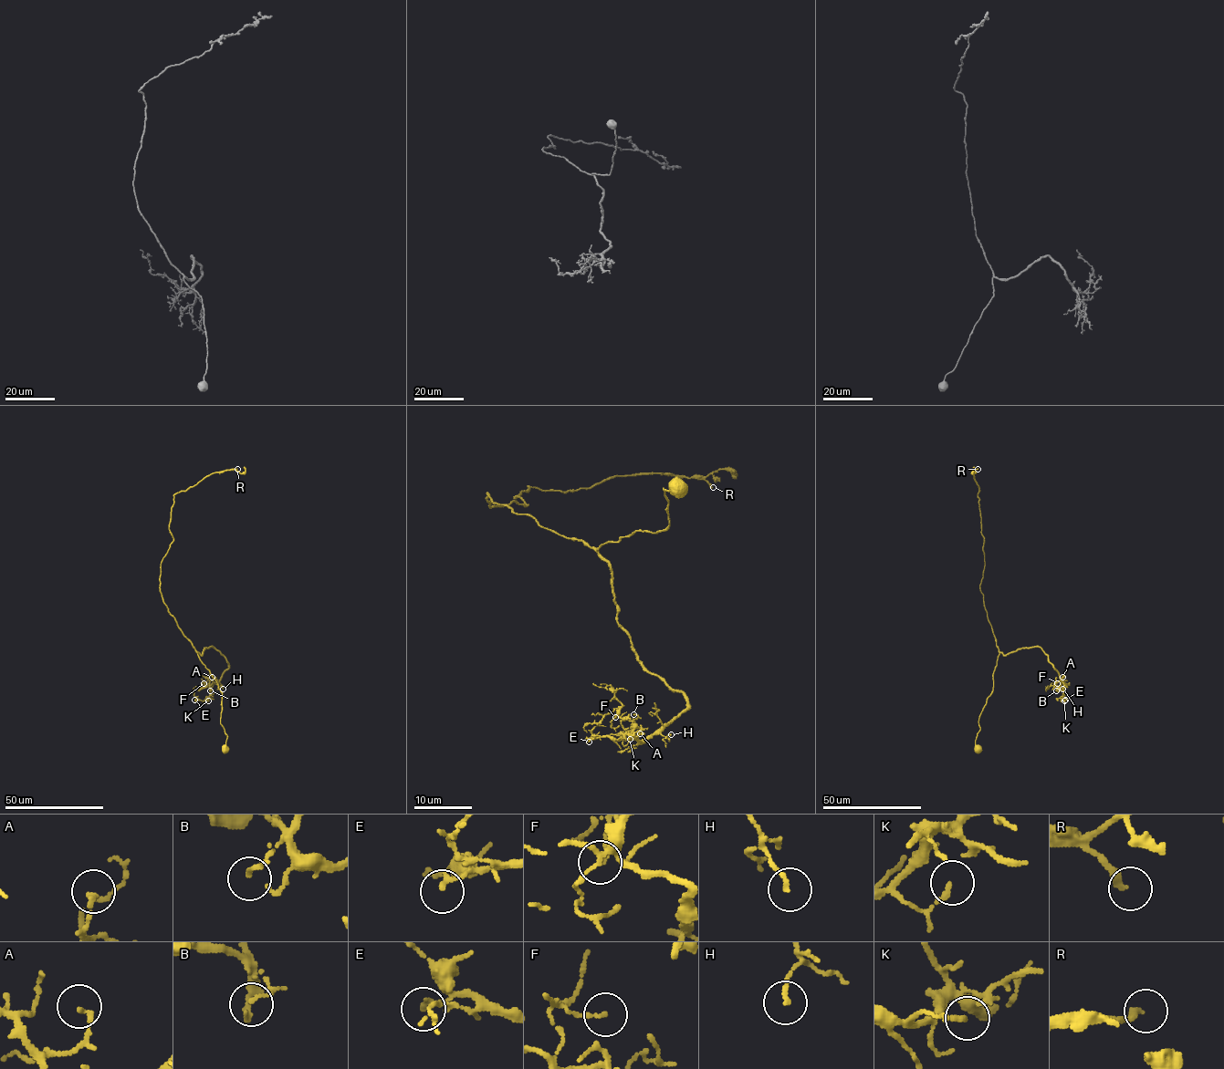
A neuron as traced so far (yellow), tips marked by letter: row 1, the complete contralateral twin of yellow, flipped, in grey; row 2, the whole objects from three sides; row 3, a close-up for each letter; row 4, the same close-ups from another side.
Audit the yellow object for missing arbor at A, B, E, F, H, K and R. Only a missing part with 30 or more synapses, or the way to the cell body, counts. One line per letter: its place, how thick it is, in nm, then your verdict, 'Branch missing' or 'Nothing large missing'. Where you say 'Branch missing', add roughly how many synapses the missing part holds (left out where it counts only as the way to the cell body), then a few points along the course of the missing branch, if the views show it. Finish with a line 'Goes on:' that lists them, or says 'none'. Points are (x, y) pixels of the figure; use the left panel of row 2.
A: Place: (212, 677). Thickness 140 nm. Nothing large missing
B: Place: (210, 690). Thickness 90 nm. Nothing large missing
E: Place: (194, 700). Thickness 160 nm. Nothing large missing
F: Place: (204, 683). Thickness 130 nm. Nothing large missing
H: Place: (223, 689). Thickness 130 nm. Nothing large missing
K: Place: (208, 700). Thickness 160 nm. Nothing large missing
R: Place: (237, 469). Thickness 190 nm. Branch missing. Roughly 45 synapses. Course of what is missing: (237, 469), (253, 466), (254, 459)
Goes on: R

